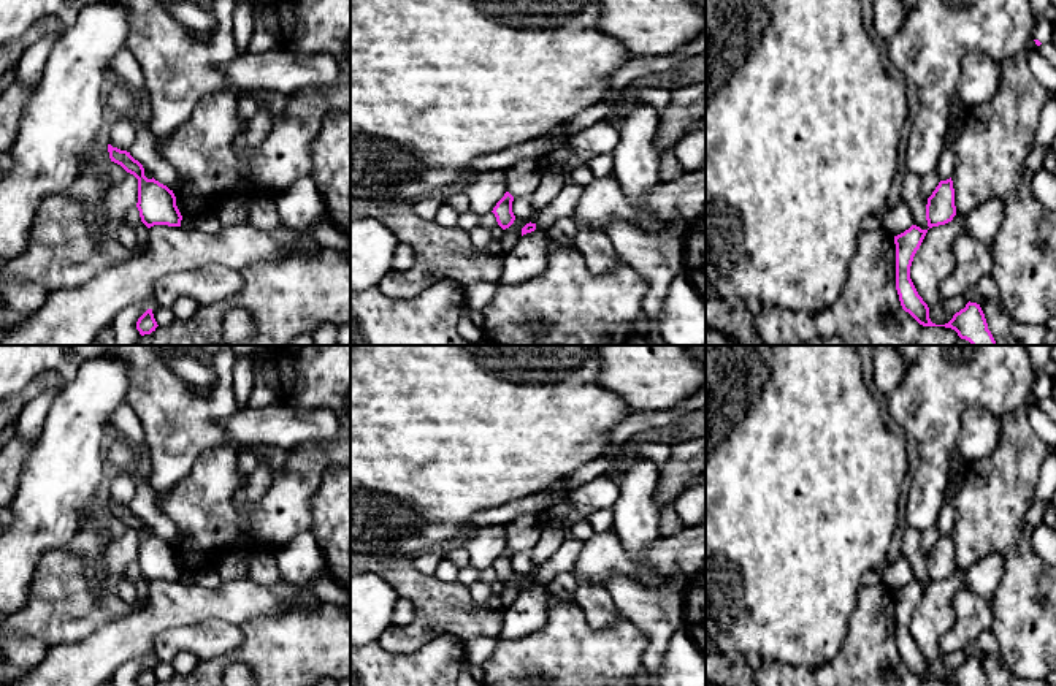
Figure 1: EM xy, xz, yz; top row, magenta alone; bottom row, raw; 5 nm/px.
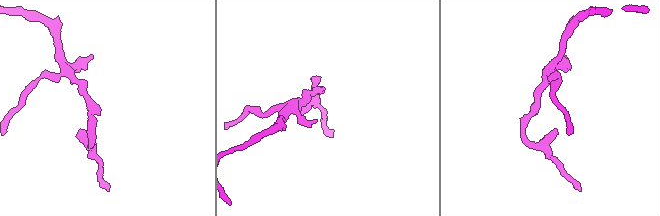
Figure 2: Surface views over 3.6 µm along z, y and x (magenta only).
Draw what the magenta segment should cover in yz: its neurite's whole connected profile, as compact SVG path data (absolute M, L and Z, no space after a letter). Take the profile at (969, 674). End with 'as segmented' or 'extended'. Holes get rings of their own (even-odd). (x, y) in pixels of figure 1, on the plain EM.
M912 580L904 588L894 591L896 599L896 645L901 661L923 681L945 681L955 686L989 686L985 669L977 657L967 657L964 664L956 667L945 680L935 680L929 673L929 662L918 650L912 634L910 621L916 605L920 604L928 585Z | as segmented

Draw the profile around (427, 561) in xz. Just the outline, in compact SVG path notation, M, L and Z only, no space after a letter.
M433 548L414 556L412 564L419 572L433 575L444 558L444 548Z

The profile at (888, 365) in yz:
M875 345L874 347L874 382L877 388L890 396L901 383L907 364L896 349L896 345Z

